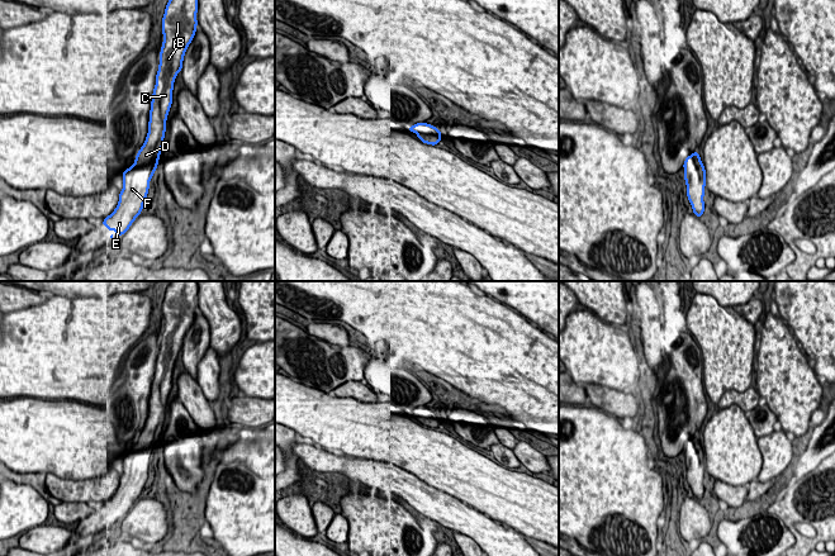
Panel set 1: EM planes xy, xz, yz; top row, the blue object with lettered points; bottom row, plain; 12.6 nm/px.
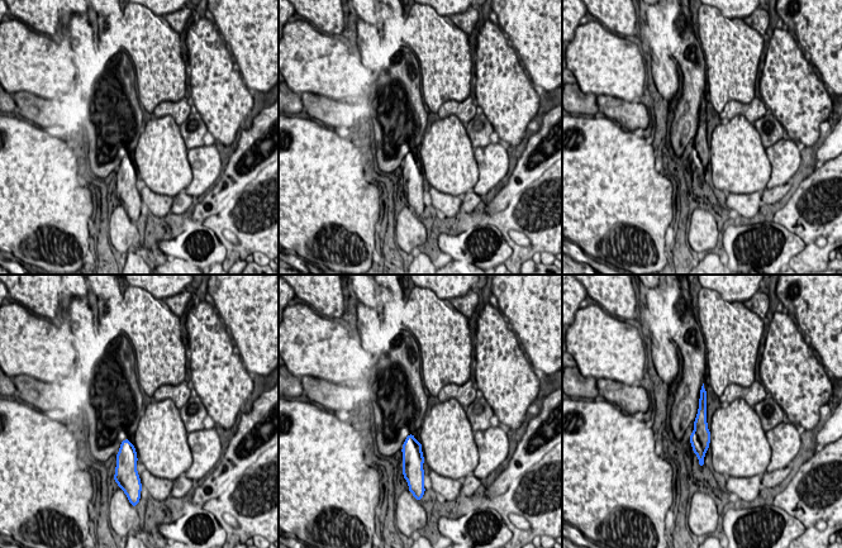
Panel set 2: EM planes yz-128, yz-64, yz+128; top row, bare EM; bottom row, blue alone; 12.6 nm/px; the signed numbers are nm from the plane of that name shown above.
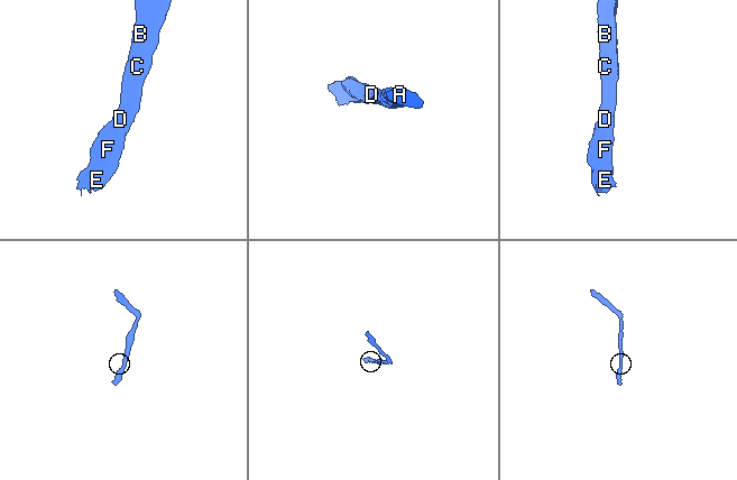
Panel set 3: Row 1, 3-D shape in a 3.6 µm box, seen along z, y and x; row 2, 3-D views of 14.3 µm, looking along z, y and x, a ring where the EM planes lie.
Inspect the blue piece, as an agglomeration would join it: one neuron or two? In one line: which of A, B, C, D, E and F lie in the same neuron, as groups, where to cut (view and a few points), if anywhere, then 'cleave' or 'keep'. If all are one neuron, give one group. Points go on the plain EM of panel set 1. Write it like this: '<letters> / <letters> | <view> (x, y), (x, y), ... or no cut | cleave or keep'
A B C D E F | no cut | keep

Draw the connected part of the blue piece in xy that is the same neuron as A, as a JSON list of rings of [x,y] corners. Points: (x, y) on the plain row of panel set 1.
[[[171,281],[162,303],[163,327],[160,350],[152,379],[148,418],[131,452],[123,456],[123,474],[115,494],[104,503],[103,509],[125,518],[144,491],[150,464],[157,452],[166,403],[172,388],[174,365],[182,352],[182,343],[193,324],[198,304],[198,281]]]

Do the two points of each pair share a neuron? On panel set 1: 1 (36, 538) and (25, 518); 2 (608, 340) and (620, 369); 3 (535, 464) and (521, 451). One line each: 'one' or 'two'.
1: two
2: one
3: one

